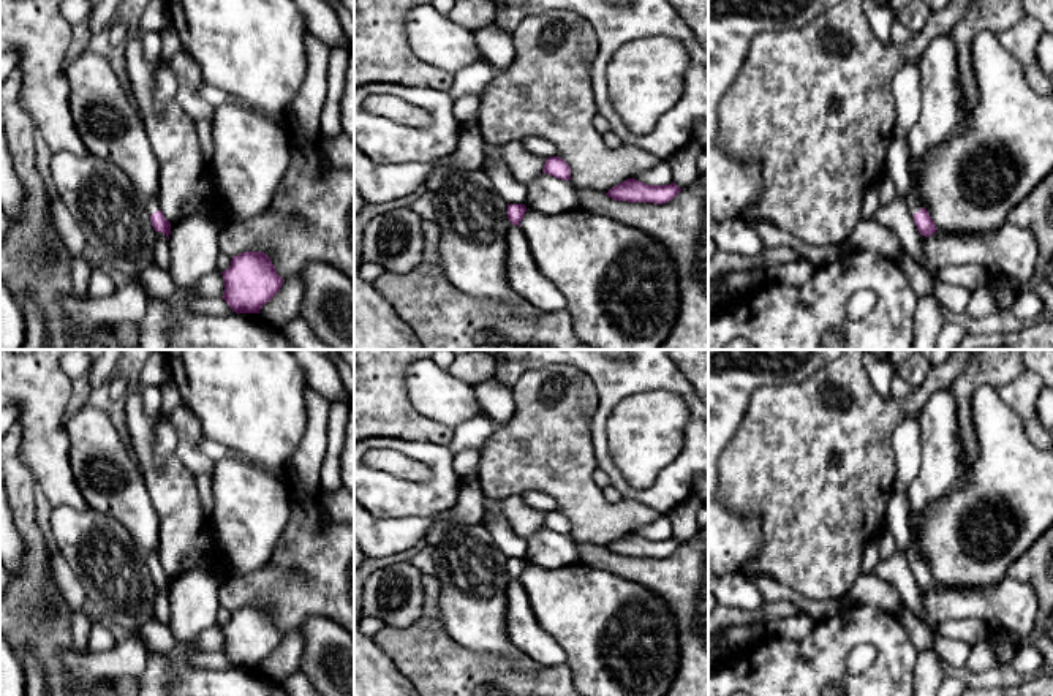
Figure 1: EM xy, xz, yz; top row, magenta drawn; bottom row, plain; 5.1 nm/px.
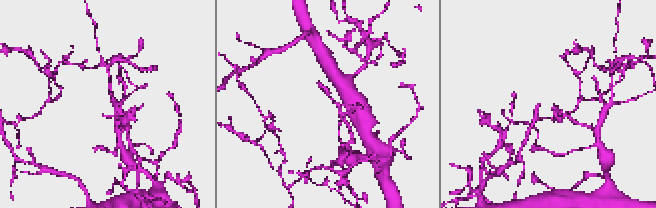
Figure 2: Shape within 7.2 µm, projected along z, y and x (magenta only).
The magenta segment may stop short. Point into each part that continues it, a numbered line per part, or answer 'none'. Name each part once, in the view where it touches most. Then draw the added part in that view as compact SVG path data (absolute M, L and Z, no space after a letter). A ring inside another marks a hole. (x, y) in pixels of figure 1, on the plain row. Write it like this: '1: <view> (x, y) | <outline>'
1: yz (914, 559) | M911 544L904 549L904 554L912 569L917 568L923 562L922 557L914 550Z

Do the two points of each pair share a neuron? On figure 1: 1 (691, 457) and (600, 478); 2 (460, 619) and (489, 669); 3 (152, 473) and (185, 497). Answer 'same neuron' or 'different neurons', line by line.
1: different neurons
2: different neurons
3: same neuron

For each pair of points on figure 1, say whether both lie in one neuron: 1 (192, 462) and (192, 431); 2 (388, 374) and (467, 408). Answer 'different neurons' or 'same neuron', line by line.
1: same neuron
2: different neurons

